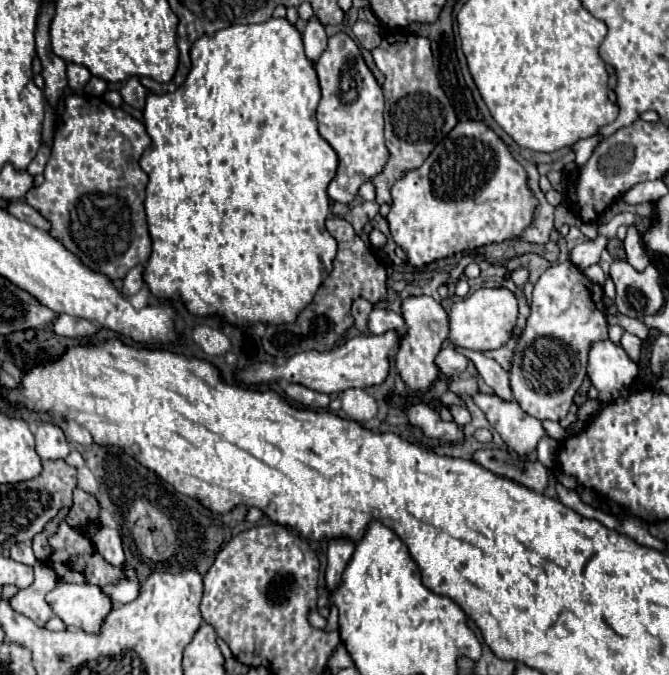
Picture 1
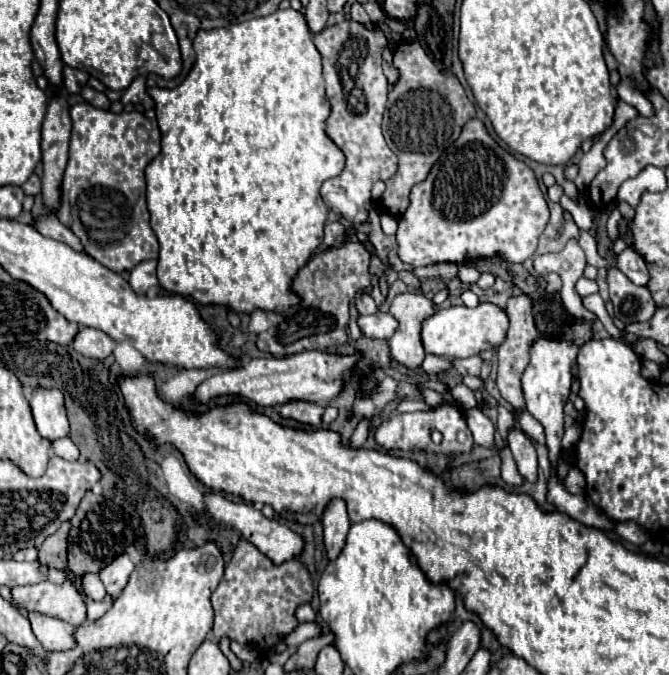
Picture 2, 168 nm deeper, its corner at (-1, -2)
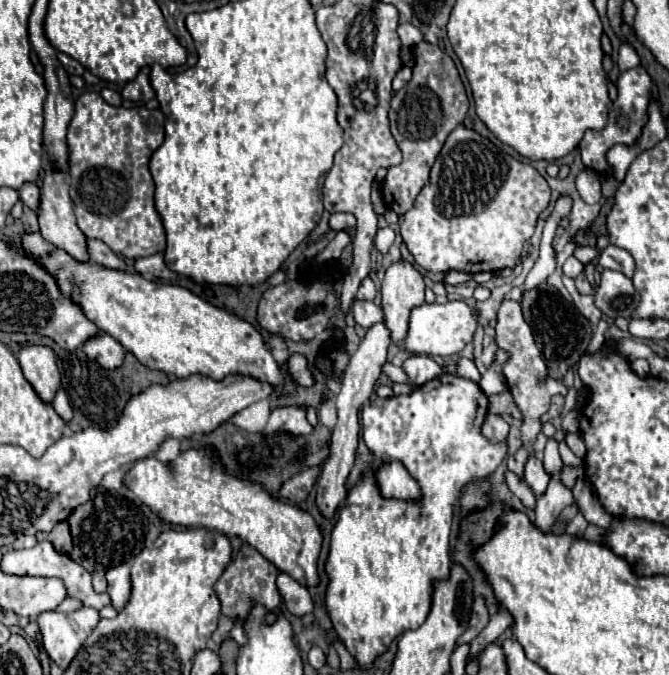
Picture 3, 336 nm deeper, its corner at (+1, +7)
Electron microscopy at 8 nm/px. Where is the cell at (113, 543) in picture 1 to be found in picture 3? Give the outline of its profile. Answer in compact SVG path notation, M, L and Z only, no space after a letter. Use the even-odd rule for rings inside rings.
M119 565L107 571L107 593L111 597L111 603L115 607L115 611L125 609L125 605L129 603L129 593L131 593L131 575L129 575L129 565Z

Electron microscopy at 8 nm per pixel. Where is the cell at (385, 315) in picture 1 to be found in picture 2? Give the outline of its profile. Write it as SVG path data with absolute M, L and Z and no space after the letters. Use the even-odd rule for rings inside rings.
M375 312L369 316L359 316L359 328L367 338L391 338L397 326L399 322L395 322L391 314Z

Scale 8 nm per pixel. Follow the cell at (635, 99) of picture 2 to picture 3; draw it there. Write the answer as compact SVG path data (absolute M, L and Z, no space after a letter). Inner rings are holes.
M621 43L619 55L617 55L617 65L621 71L627 71L627 69L633 69L639 65L639 55L631 43Z

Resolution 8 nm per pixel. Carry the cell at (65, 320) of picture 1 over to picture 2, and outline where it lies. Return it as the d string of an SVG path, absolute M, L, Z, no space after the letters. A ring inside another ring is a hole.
M81 326L79 332L75 334L71 346L75 350L79 350L81 354L87 354L89 358L95 358L95 360L103 360L107 358L113 348L115 348L115 340L111 336L107 336L105 332L97 330L97 328L87 328L87 326Z

